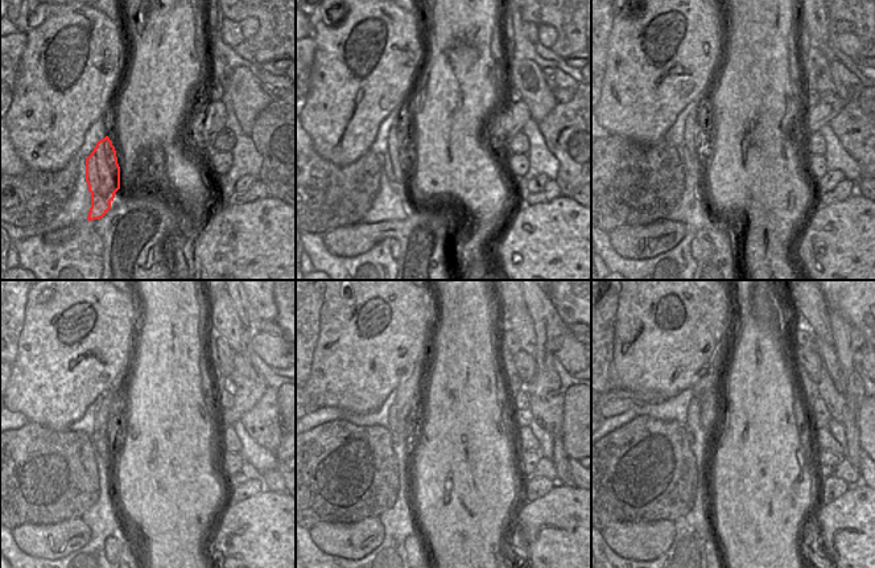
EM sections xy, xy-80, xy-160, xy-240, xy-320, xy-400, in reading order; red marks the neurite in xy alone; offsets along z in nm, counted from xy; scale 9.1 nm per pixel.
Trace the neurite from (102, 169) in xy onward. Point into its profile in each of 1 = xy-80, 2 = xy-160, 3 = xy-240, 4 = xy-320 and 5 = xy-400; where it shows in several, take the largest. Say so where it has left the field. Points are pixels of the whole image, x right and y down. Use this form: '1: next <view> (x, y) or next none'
1: next xy-80 (395, 165)
2: next xy-160 (692, 122)
3: next xy-240 (102, 422)
4: next xy-320 (408, 390)
5: next xy-400 (709, 379)

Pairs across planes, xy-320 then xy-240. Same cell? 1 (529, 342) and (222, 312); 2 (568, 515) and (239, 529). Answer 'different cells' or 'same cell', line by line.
1: same cell
2: same cell

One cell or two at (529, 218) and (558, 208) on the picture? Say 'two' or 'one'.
one

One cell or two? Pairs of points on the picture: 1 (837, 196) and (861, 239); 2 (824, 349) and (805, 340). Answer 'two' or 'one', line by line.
1: two
2: two

